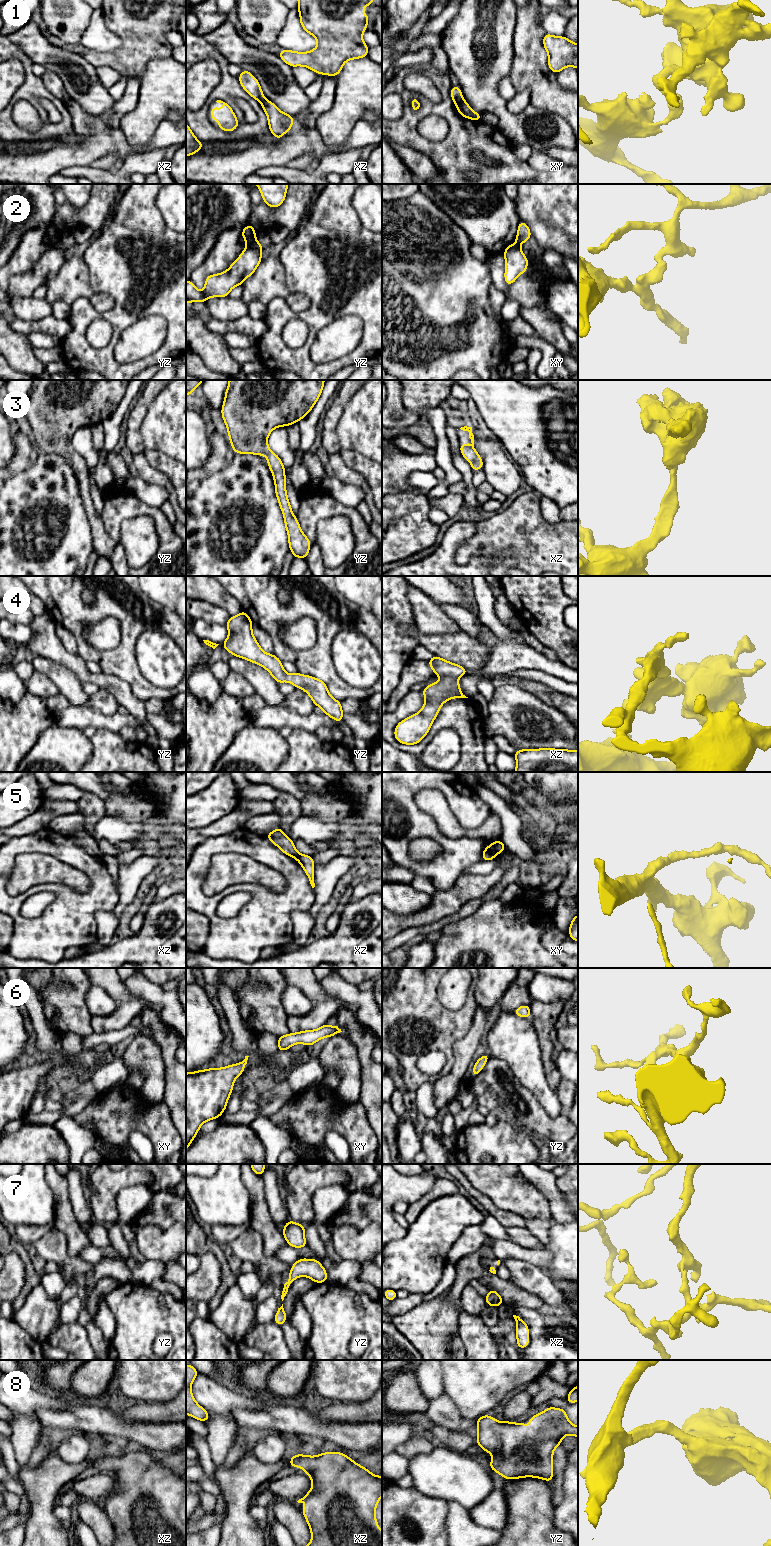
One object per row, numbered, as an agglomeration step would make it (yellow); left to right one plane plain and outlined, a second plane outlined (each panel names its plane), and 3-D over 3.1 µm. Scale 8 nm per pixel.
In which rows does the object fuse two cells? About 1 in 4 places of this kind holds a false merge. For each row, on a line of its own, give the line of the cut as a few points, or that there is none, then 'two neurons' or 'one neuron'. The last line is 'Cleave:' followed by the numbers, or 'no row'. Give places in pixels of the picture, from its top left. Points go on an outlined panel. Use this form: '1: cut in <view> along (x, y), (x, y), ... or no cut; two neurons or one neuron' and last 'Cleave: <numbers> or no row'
1: cut in xy along (461, 97), (456, 106); two neurons
2: cut in yz along (255, 239), (247, 244); two neurons
3: no cut; one neuron
4: no cut; one neuron
5: cut in xy along (491, 844), (496, 854); two neurons
6: no cut; one neuron
7: no cut; one neuron
8: no cut; one neuron
Cleave: 1, 2, 5

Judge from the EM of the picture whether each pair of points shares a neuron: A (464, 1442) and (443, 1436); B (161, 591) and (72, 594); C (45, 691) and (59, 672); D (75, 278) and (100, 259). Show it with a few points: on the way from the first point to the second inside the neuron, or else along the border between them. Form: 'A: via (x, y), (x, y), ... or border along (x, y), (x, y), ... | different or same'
A: via (459, 1441), (448, 1438) | same
B: border along (139, 586), (151, 599), (164, 606) | different
C: border along (35, 669), (43, 672), (59, 692) | different
D: border along (82, 257), (87, 268), (89, 285), (94, 292) | different

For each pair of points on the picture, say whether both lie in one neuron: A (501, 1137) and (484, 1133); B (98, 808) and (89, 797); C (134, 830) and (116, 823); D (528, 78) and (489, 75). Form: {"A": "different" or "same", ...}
{"A": "same", "B": "same", "C": "same", "D": "different"}

